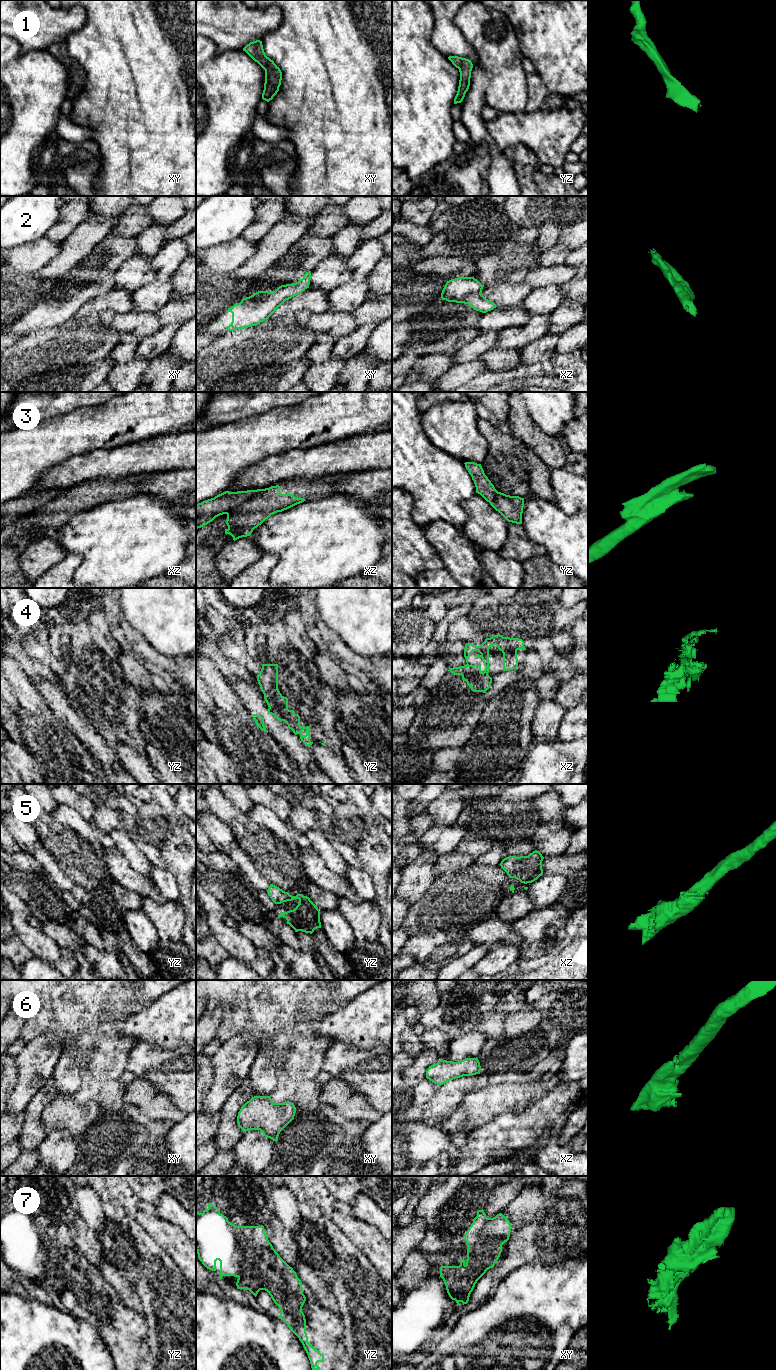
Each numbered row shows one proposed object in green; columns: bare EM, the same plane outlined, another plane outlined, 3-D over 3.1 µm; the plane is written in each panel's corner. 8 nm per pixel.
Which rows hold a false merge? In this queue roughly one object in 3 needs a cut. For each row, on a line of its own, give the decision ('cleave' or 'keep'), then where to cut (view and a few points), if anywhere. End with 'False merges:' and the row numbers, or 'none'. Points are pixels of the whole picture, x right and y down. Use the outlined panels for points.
1: keep; no cut
2: keep; no cut
3: cleave; cut in xz along (263, 489), (225, 513)
4: keep; no cut
5: keep; no cut
6: keep; no cut
7: keep; no cut
False merges: 3

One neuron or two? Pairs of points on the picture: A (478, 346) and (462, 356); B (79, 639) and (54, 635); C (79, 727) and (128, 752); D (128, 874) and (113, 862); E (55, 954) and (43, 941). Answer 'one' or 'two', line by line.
A: one
B: two
C: two
D: one
E: one

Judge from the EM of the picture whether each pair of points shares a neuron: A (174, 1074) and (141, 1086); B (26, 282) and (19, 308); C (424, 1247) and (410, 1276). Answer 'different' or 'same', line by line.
A: different
B: same
C: different

